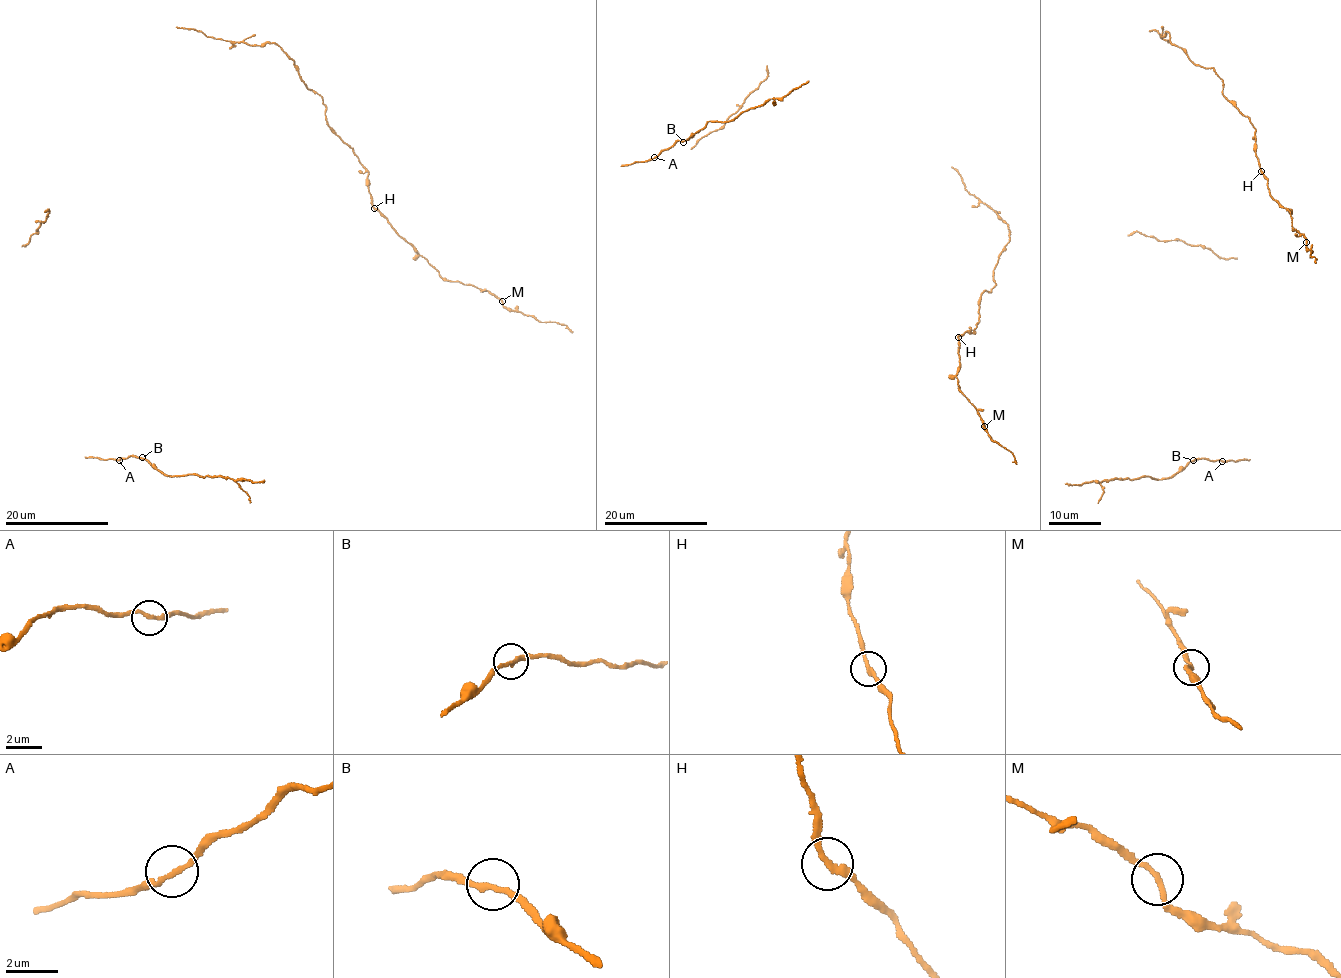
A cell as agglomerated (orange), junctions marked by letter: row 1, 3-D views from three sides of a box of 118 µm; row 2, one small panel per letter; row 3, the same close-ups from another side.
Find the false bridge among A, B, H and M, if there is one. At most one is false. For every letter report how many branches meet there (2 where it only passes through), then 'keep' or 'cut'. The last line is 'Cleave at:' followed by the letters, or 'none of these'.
A: branches 2; keep
B: branches 2; keep
H: branches 2; keep
M: branches 2; keep
Cleave at: none of these

